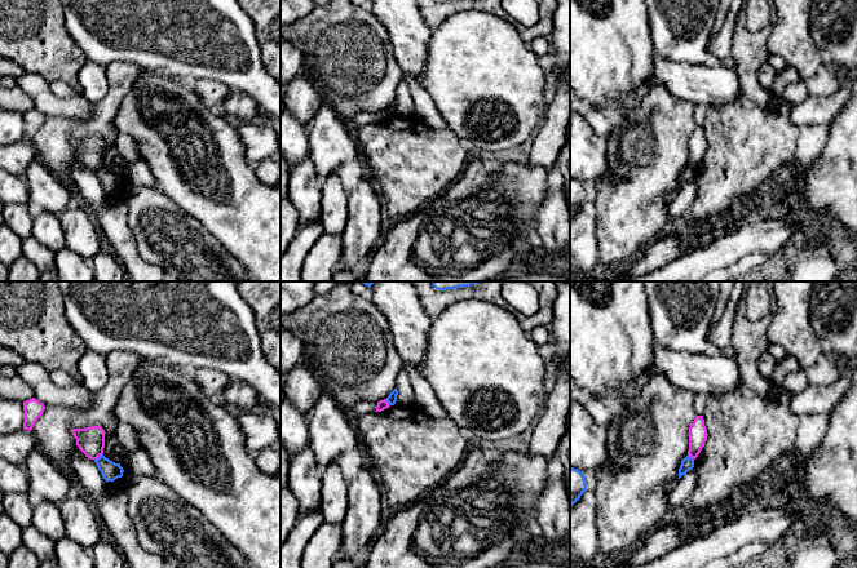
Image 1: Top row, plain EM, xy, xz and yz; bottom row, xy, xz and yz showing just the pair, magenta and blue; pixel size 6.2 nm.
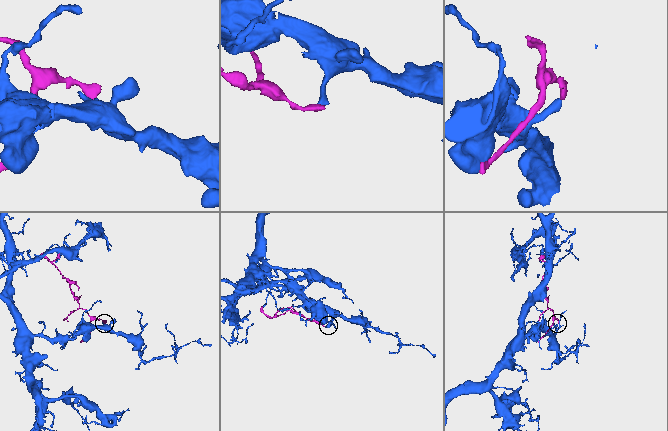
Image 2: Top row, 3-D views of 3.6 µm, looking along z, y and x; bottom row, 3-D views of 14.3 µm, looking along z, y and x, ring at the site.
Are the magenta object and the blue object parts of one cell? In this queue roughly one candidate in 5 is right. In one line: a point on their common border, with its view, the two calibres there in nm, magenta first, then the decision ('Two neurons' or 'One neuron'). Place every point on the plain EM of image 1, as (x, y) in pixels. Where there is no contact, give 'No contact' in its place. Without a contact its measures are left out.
Touches magenta at xy (98, 167). Thickness 180 nm (magenta) against 120 nm. Two neurons

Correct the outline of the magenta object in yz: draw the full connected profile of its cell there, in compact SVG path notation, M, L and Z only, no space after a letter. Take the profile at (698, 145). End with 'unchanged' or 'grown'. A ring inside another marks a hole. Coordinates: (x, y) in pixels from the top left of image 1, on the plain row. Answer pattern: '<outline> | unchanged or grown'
M695 127L689 138L689 161L688 167L697 169L707 151L707 139L704 137L703 127Z | unchanged

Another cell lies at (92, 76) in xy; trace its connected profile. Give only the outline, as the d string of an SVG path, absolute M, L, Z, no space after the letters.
M88 61L78 74L81 96L90 102L100 102L109 90L106 66Z

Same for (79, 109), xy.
M26 72L17 79L17 85L34 99L35 110L44 116L62 116L70 120L85 121L92 115L92 103L81 94L72 98L58 98L49 81L40 75Z

